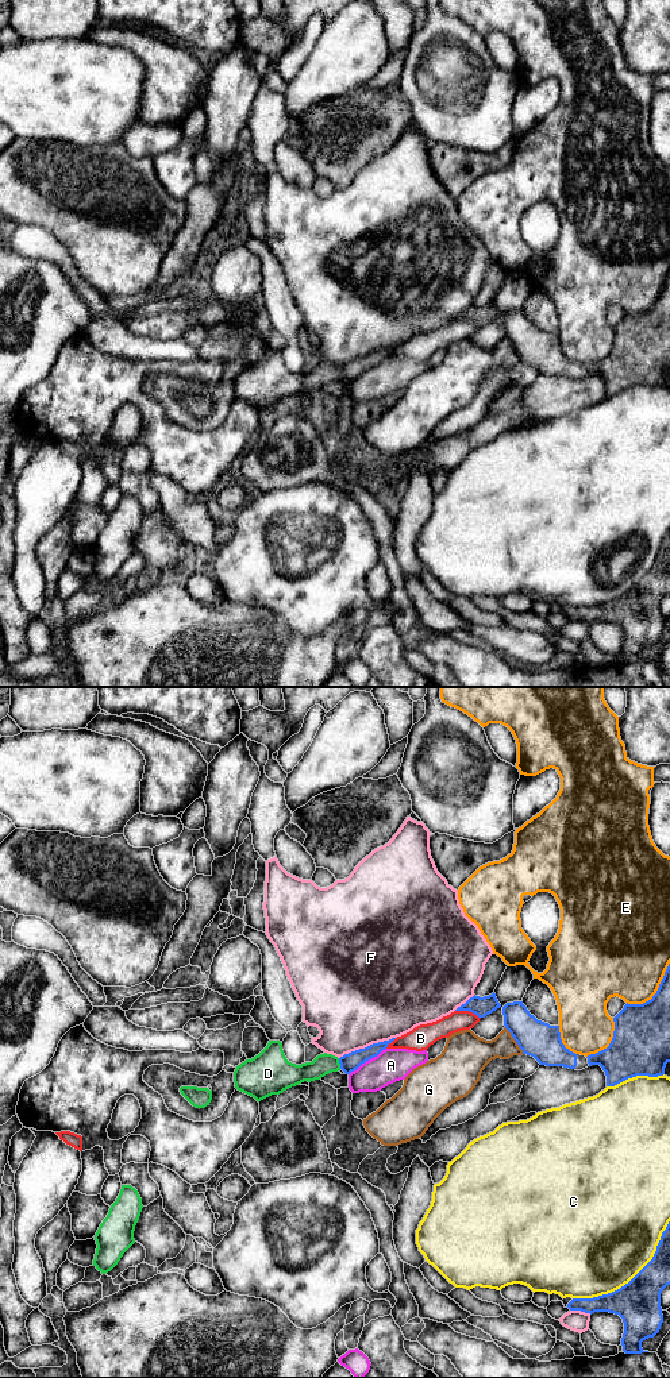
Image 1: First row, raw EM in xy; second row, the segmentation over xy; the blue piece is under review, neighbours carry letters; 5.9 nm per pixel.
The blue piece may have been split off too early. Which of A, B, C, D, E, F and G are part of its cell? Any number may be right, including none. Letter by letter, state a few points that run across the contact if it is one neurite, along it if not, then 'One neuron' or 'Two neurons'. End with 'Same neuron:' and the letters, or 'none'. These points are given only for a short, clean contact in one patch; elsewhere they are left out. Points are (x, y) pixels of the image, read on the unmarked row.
A: Two neurons
B: Two neurons
C: Two neurons
D: Line: xy (349, 371), (339, 371), (323, 373). One neuron
E: Two neurons
F: Two neurons
G: Two neurons
Same neuron: D

